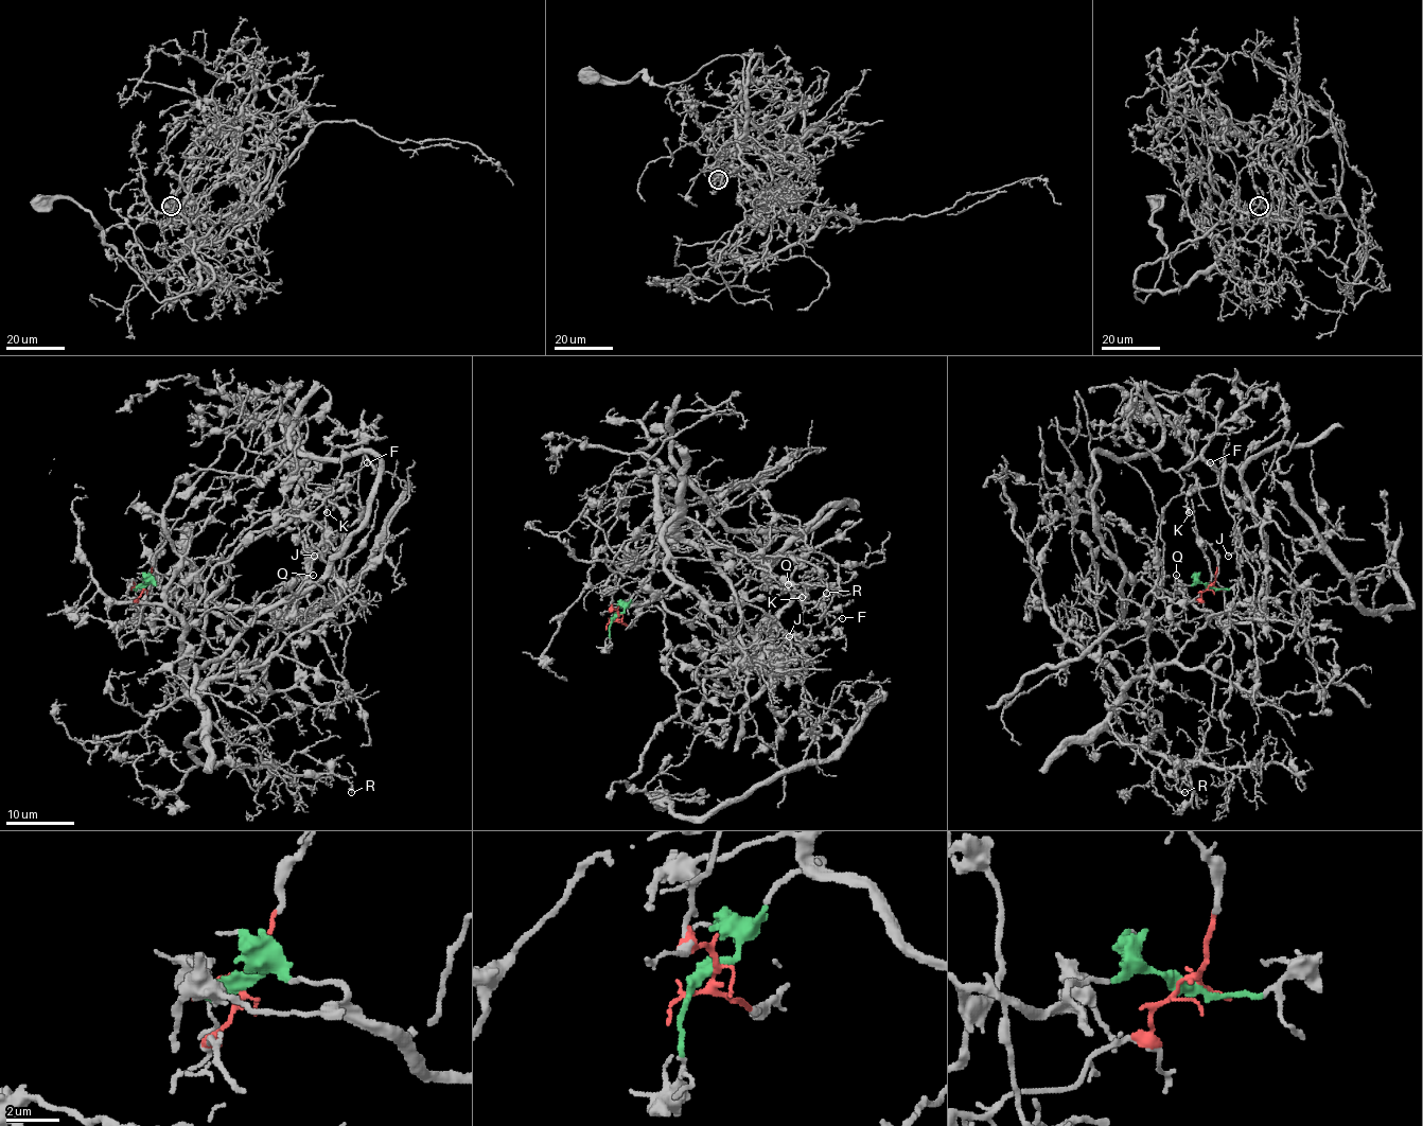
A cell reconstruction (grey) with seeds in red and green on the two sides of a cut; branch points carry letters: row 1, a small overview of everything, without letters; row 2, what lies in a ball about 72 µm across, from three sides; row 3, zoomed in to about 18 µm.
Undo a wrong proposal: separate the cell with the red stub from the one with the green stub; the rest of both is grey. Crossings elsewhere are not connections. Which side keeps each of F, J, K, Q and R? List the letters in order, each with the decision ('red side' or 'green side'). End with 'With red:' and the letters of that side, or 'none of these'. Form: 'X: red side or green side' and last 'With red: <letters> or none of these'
F: green side
J: green side
K: green side
Q: red side
R: red side
With red: Q, R

